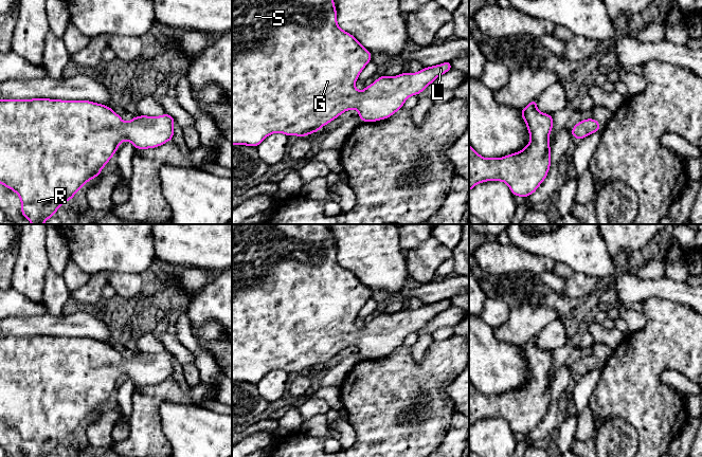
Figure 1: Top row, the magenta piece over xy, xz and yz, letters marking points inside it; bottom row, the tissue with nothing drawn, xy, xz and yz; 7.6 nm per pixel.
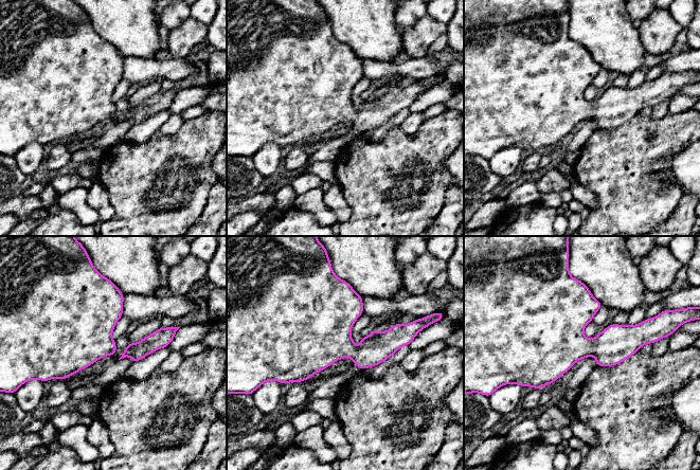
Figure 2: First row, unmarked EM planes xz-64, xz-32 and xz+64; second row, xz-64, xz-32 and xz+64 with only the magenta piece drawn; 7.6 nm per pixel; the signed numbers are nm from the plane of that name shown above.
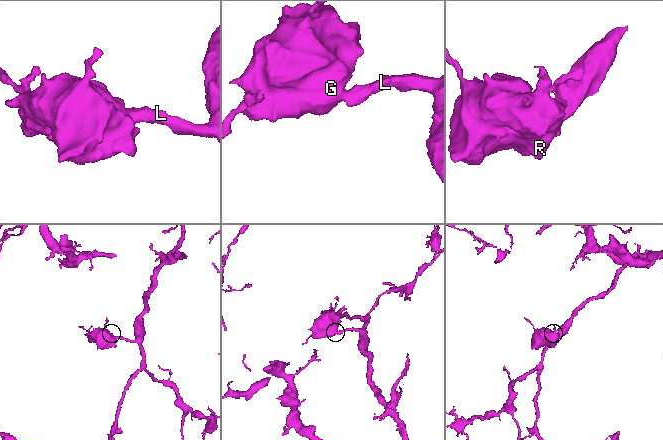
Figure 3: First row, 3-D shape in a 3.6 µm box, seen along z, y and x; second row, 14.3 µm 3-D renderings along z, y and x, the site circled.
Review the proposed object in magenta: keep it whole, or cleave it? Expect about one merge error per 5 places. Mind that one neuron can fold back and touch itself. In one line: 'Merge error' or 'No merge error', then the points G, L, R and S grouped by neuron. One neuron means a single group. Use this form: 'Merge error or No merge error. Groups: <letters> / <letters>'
No merge error. Groups: G L R S

